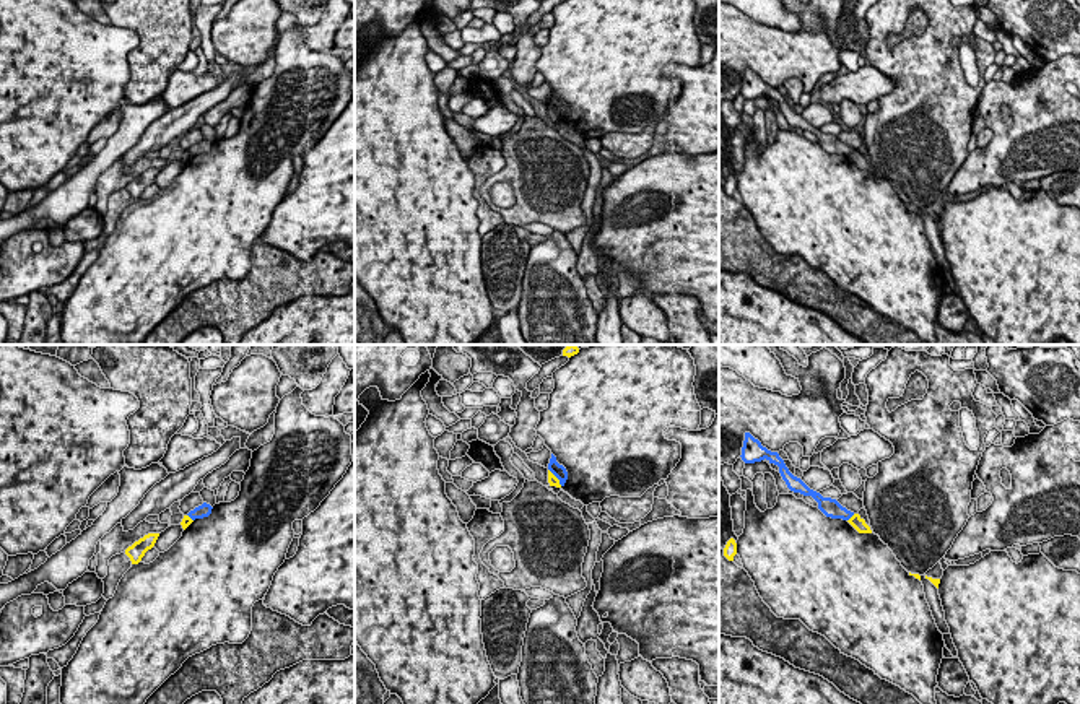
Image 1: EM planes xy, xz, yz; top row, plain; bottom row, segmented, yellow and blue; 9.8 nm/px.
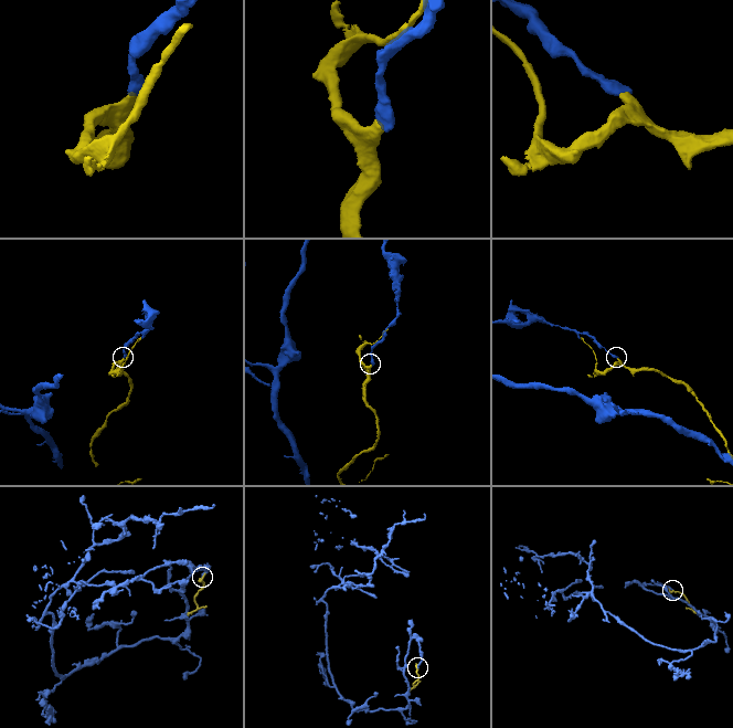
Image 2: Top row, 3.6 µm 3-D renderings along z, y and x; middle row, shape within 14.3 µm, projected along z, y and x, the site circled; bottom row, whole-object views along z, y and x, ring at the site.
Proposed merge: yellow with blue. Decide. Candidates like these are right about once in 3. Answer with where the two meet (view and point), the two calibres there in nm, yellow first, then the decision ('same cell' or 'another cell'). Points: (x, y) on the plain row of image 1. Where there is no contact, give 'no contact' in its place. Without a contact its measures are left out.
contact yz (851, 153); calibres 130 and 180 nm; another cell

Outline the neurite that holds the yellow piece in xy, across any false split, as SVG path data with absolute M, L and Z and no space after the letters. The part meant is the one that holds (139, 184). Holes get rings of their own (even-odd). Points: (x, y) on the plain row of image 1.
M148 169L125 185L125 190L130 193L132 200L138 200L142 197L145 189L155 182L158 172L159 169Z

